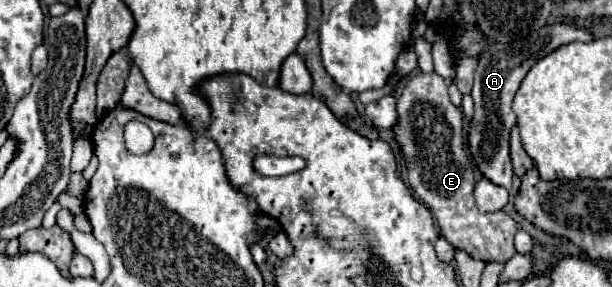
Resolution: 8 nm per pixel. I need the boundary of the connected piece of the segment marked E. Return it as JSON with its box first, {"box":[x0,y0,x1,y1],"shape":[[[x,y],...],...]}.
{"box":[392,74,516,262],"shape":[[[414,74],[408,78],[404,86],[398,88],[398,120],[392,126],[394,140],[402,148],[404,166],[408,174],[408,186],[412,192],[428,206],[432,216],[436,218],[436,224],[440,228],[440,236],[446,238],[456,250],[464,250],[472,258],[478,258],[482,262],[508,262],[516,250],[514,250],[514,234],[516,234],[516,222],[502,210],[494,214],[482,214],[476,208],[474,202],[474,164],[470,158],[470,150],[466,146],[464,138],[464,120],[462,110],[456,108],[448,98],[448,86],[442,76],[438,74]]]}

